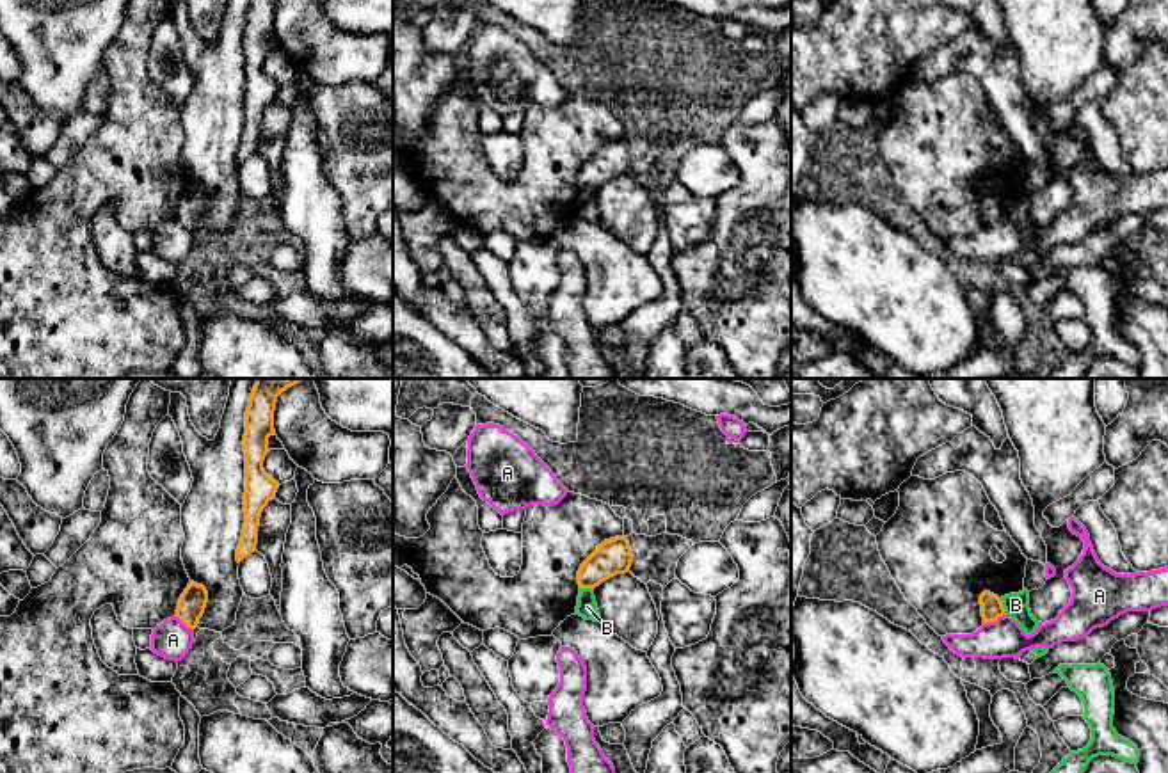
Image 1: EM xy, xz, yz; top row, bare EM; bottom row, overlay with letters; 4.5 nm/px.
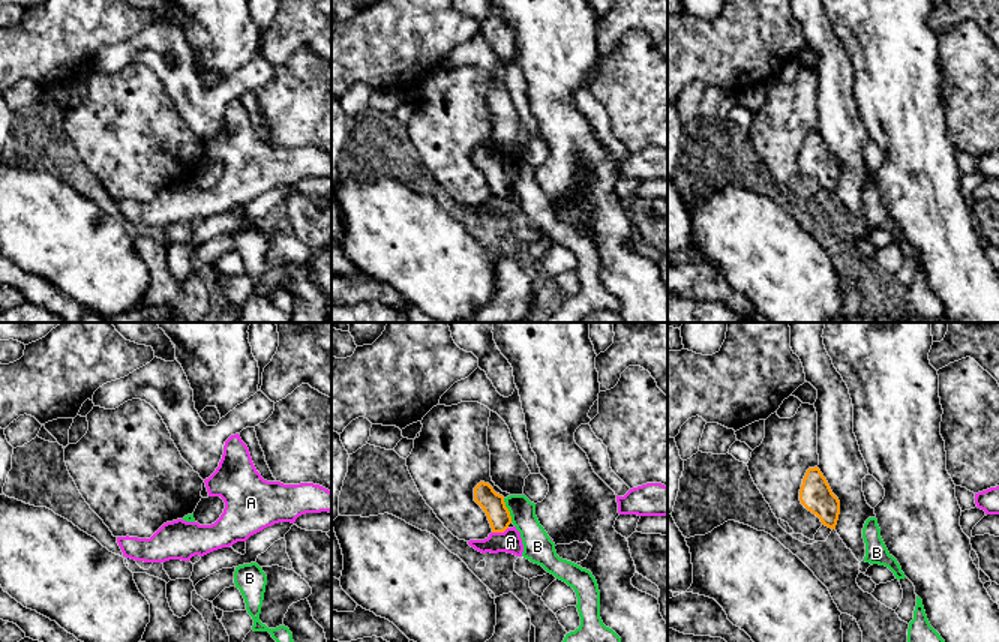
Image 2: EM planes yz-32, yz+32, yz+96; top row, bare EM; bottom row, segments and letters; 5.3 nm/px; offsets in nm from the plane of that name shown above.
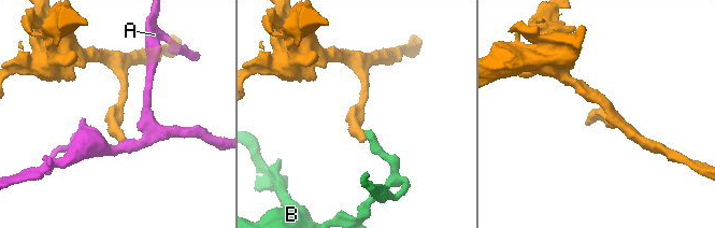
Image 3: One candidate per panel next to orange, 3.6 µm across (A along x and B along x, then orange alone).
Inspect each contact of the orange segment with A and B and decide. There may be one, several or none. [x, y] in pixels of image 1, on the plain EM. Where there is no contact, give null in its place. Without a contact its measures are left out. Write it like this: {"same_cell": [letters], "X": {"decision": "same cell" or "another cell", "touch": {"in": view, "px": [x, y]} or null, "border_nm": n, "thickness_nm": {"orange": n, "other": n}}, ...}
{"same_cell": [], "A": {"decision": "another cell", "touch": {"in": "yz", "px": [994, 223]}, "border_nm": 120, "thickness_nm": {"orange": 100, "other": 180}}, "B": {"decision": "another cell", "touch": {"in": "yz", "px": [1001, 208]}, "border_nm": 80, "thickness_nm": {"orange": 100, "other": 110}}}

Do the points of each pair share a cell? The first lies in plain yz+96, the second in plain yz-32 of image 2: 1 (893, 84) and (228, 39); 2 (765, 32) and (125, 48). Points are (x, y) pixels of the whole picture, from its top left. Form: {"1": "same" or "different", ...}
{"1": "same", "2": "different"}

